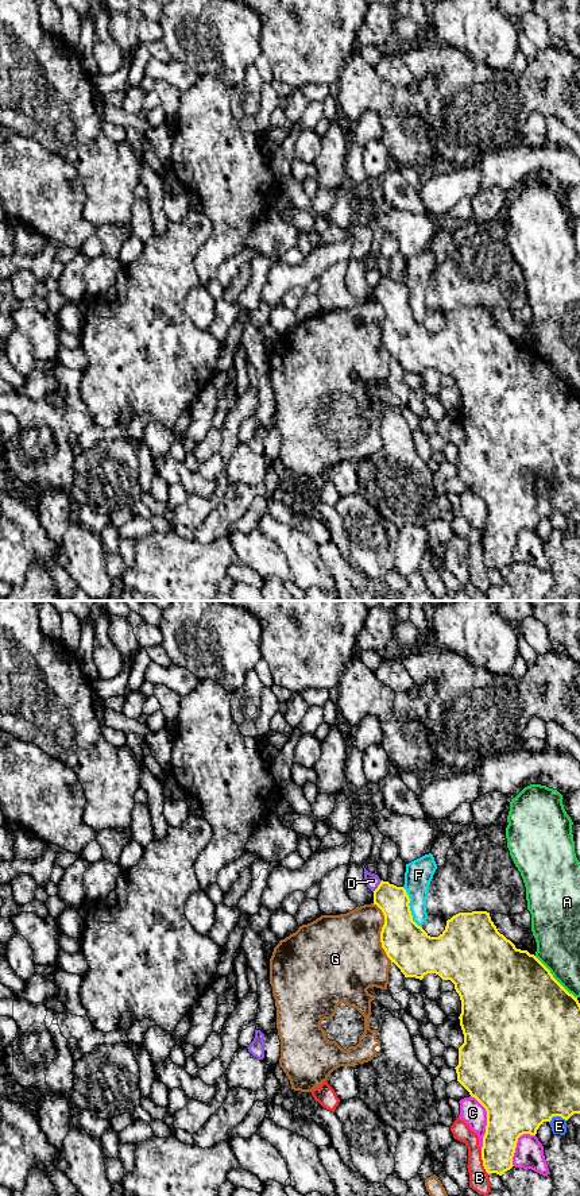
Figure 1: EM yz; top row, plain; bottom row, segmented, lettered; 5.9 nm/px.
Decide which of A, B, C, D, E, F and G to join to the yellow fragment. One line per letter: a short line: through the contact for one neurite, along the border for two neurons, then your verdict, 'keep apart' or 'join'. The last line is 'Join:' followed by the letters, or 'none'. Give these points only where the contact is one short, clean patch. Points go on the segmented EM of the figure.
A: keep apart
B: keep apart
C: keep apart
D: yz (382, 880), (372, 891) | keep apart
E: keep apart
F: keep apart
G: keep apart
Join: none

